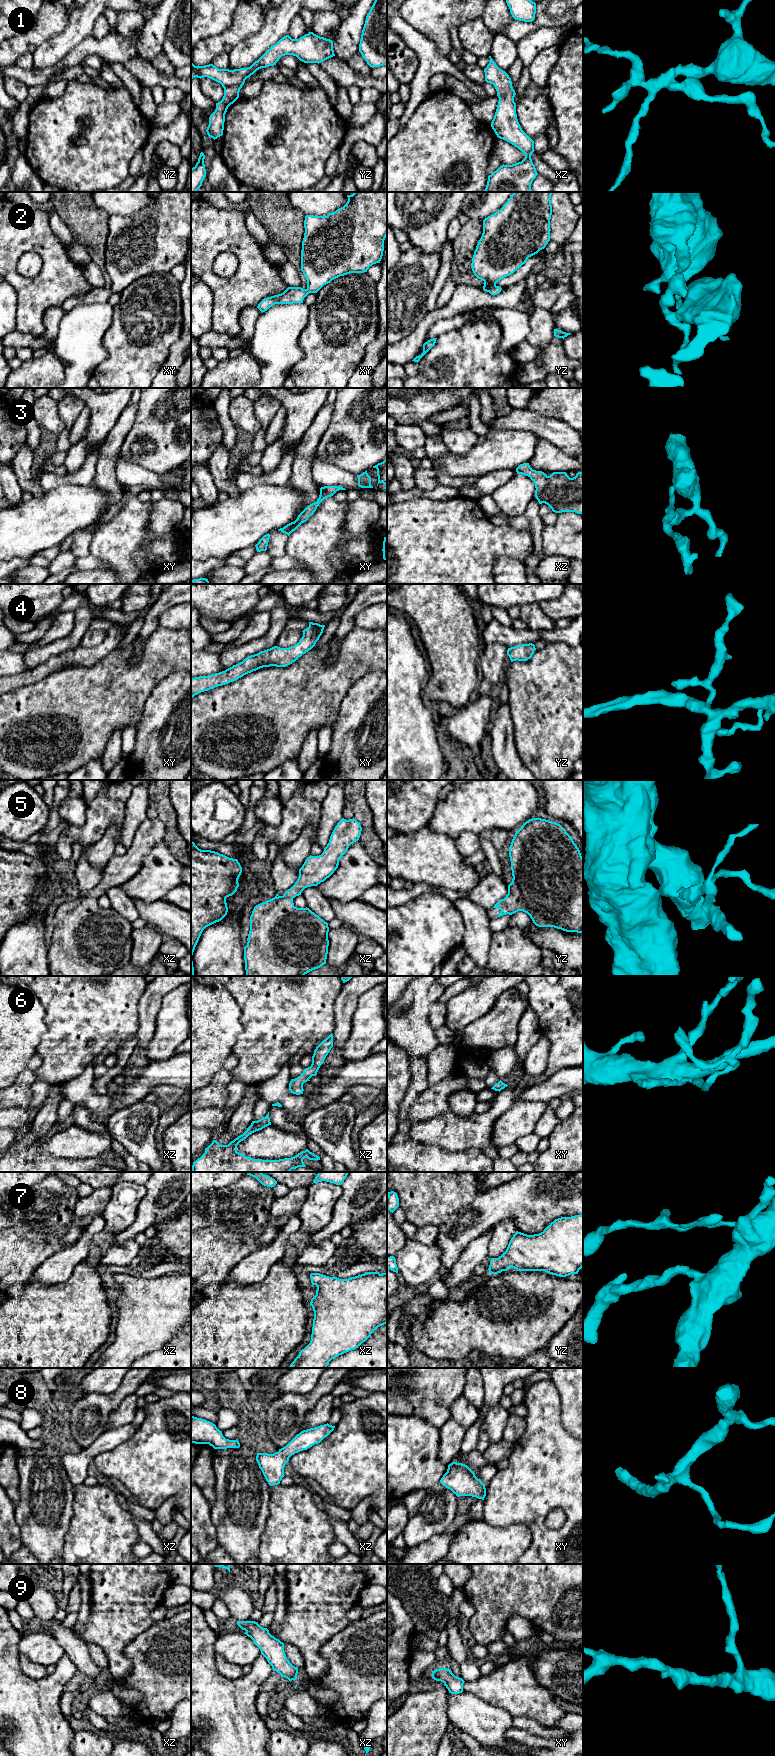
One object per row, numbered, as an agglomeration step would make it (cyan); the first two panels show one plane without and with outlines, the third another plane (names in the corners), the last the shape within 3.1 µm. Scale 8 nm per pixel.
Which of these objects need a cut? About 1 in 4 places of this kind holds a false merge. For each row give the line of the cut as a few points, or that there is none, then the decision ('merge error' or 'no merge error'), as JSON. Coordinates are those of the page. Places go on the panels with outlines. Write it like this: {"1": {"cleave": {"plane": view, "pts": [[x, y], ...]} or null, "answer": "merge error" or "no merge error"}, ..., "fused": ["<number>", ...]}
{"1": {"cleave": null, "answer": "no merge error"}, "2": {"cleave": {"plane": "yz", "pts": [[496, 286], [489, 292]]}, "answer": "merge error"}, "3": {"cleave": null, "answer": "no merge error"}, "4": {"cleave": null, "answer": "no merge error"}, "5": {"cleave": null, "answer": "no merge error"}, "6": {"cleave": null, "answer": "no merge error"}, "7": {"cleave": null, "answer": "no merge error"}, "8": {"cleave": null, "answer": "no merge error"}, "9": {"cleave": null, "answer": "no merge error"}, "fused": ["2"]}

